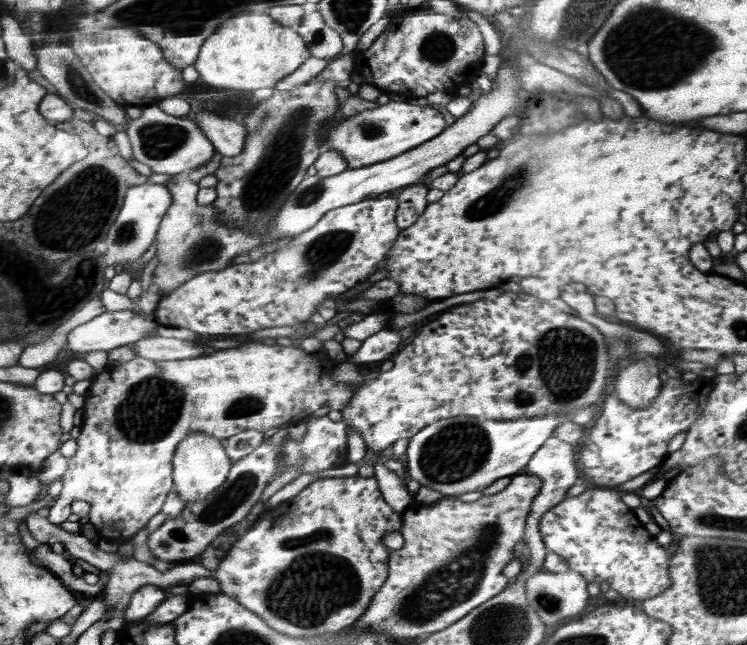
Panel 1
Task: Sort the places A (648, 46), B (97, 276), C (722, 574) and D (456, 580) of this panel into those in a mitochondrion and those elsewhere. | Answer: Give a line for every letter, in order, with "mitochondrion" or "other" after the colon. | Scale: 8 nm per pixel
A: mitochondrion
B: mitochondrion
C: mitochondrion
D: mitochondrion

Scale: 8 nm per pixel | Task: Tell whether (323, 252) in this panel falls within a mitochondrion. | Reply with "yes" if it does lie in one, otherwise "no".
yes

